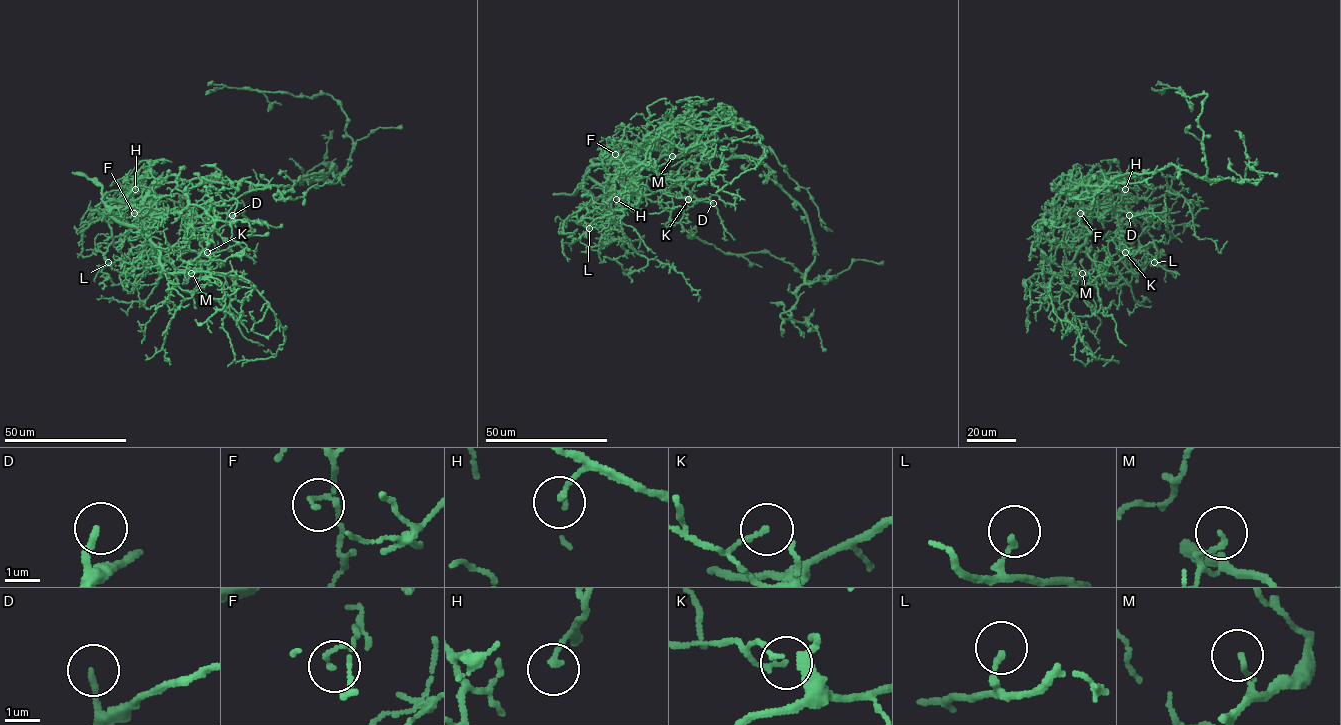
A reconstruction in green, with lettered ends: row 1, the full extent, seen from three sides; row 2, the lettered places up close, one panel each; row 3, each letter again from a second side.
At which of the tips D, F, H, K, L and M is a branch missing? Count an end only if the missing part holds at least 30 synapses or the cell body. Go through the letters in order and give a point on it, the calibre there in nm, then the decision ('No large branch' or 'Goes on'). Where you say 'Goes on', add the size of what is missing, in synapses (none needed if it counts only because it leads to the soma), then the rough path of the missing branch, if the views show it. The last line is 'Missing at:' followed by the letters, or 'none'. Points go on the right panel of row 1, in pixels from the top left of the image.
D: Place: (1129, 215). Thickness 160 nm. No large branch
F: Place: (1080, 213). Thickness 110 nm. No large branch
H: Place: (1125, 189). Thickness 110 nm. No large branch
K: Place: (1125, 252). Thickness 140 nm. No large branch
L: Place: (1154, 262). Thickness 150 nm. No large branch
M: Place: (1082, 273). Thickness 130 nm. No large branch
Missing at: none

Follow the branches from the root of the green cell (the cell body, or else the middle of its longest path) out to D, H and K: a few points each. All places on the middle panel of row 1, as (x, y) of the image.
D: (738, 155), (688, 151), (647, 166), (626, 161), (614, 175), (613, 189), (627, 194), (661, 190), (713, 203)
H: (738, 155), (694, 151), (647, 166), (626, 161), (614, 175), (608, 211), (616, 199)
K: (738, 155), (688, 151), (647, 166), (624, 157), (591, 160), (642, 162), (684, 186), (688, 199)

